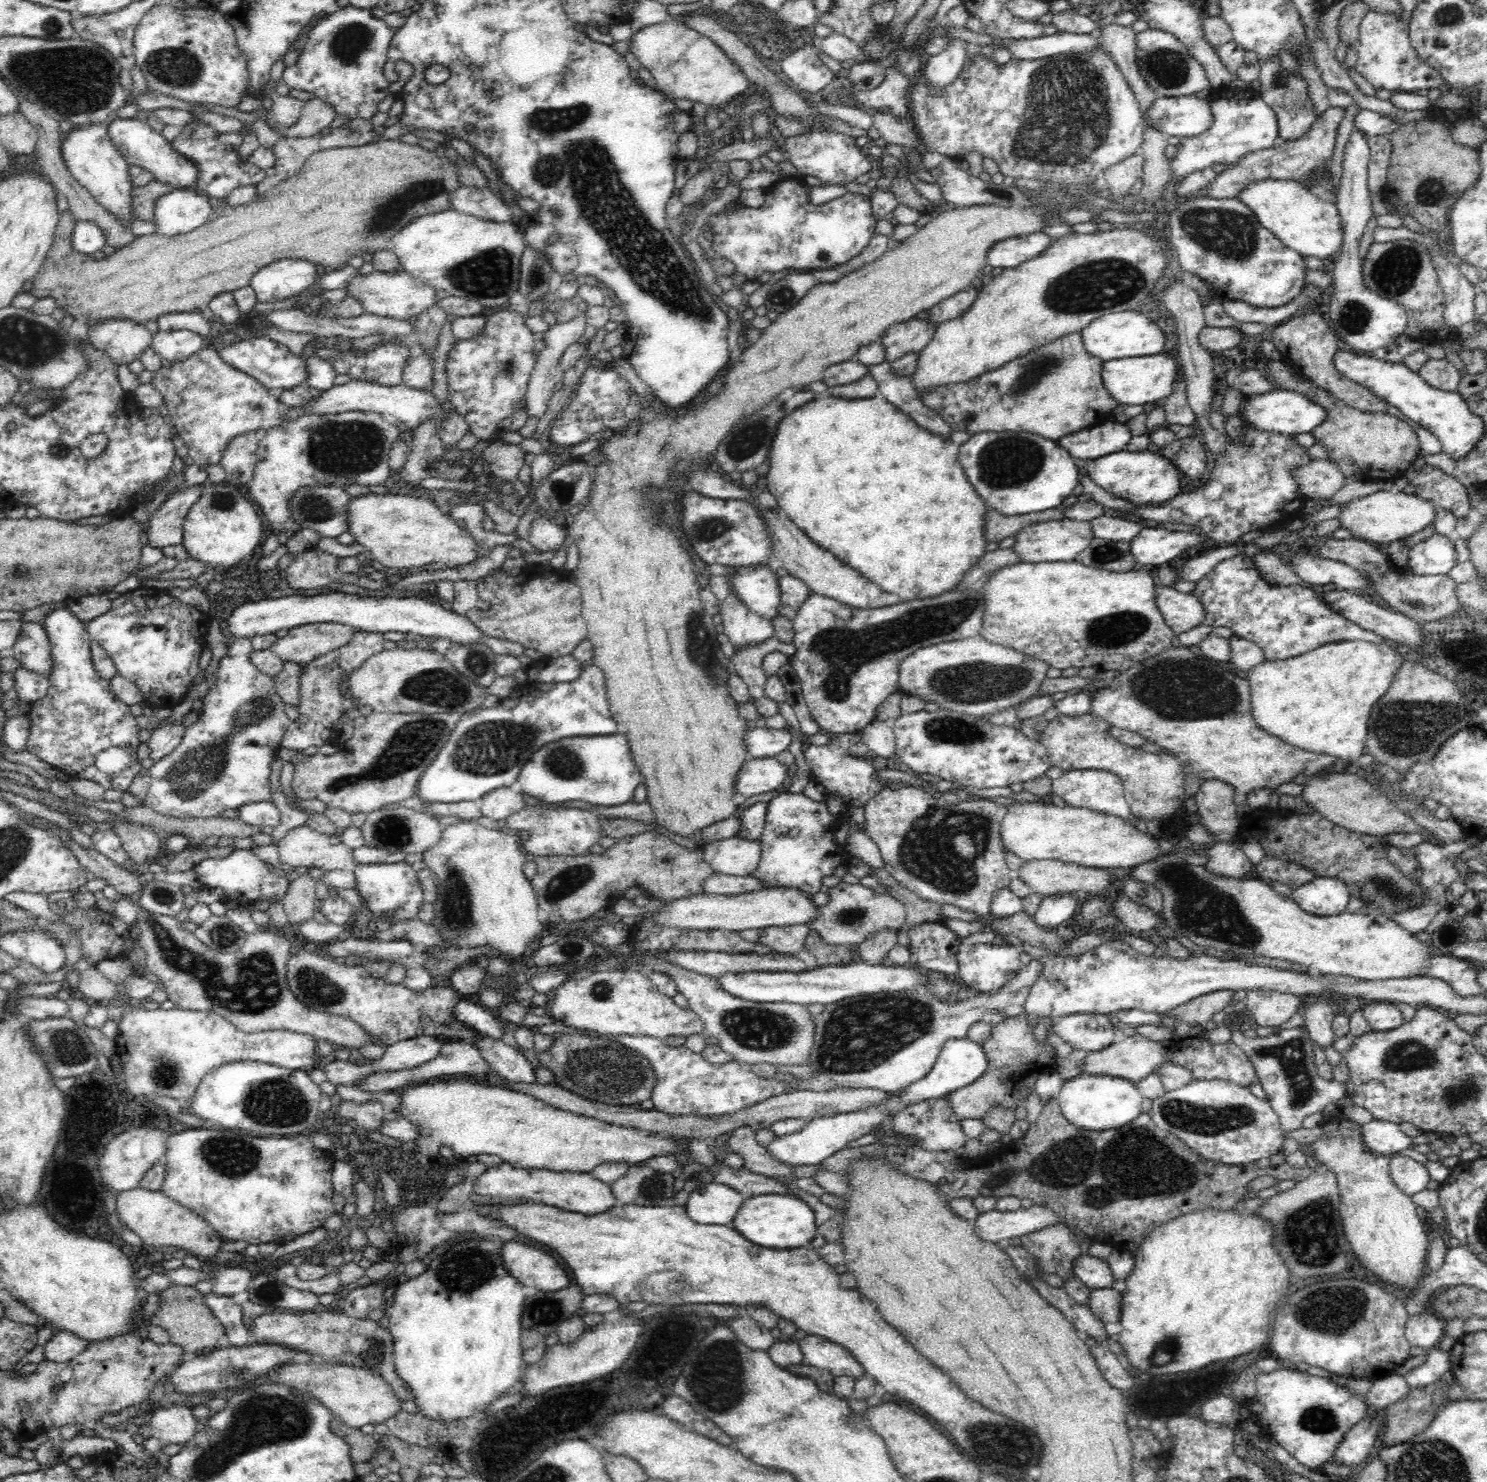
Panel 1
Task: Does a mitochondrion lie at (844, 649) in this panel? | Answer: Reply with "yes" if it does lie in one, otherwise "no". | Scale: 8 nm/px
yes

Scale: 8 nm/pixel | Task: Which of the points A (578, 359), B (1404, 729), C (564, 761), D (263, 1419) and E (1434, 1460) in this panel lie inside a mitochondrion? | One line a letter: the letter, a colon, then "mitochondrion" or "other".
A: other
B: mitochondrion
C: mitochondrion
D: mitochondrion
E: mitochondrion

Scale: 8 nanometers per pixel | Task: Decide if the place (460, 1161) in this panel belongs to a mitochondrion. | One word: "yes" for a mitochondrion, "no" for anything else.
no

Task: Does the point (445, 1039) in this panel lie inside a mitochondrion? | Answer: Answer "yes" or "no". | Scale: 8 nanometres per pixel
no

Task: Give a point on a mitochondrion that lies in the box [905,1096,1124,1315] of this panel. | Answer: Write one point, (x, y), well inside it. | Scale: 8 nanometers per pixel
(1042, 1169)

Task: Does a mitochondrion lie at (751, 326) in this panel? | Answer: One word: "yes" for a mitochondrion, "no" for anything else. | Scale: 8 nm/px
no

